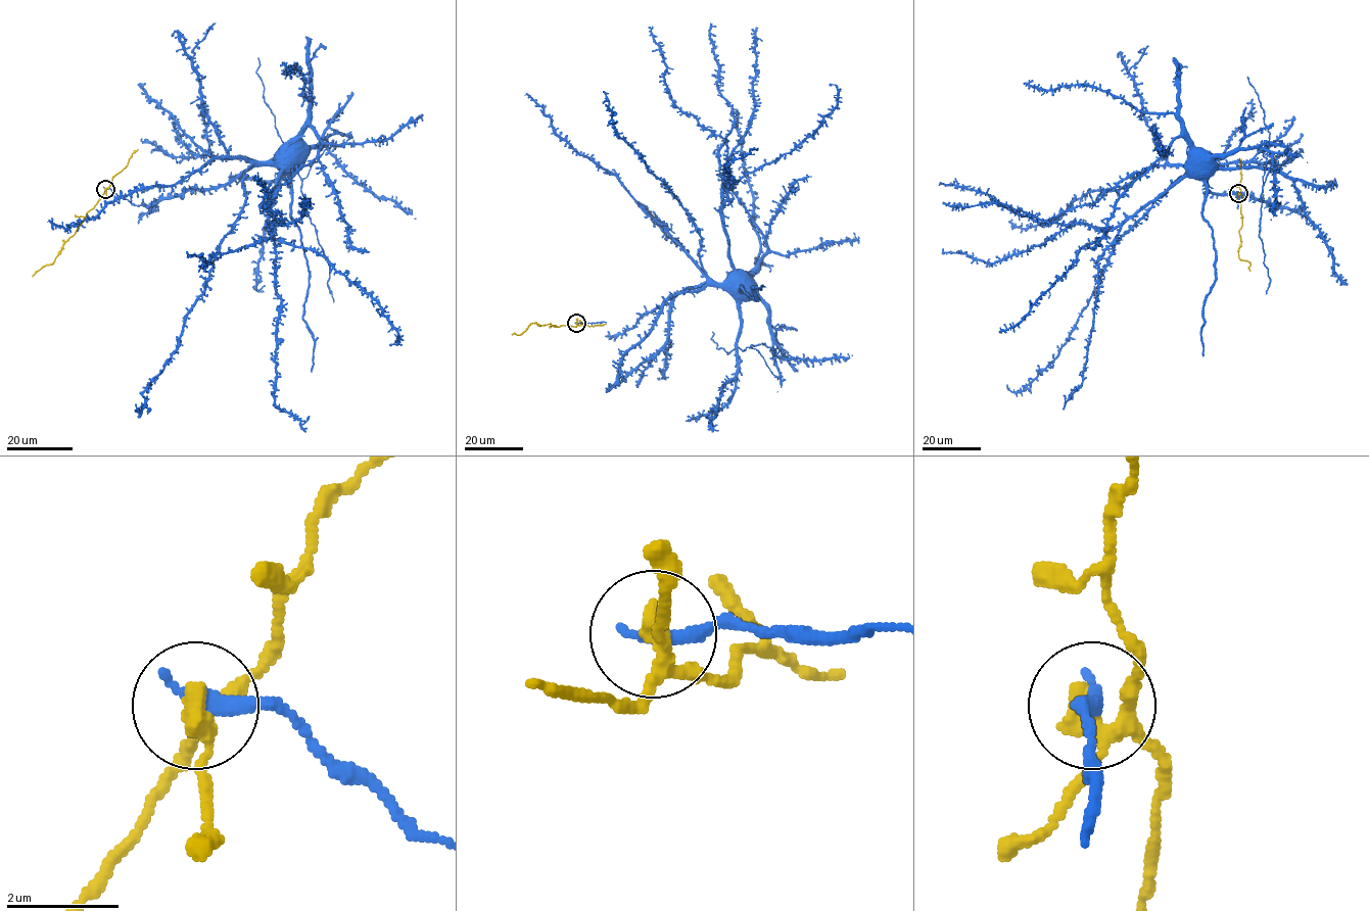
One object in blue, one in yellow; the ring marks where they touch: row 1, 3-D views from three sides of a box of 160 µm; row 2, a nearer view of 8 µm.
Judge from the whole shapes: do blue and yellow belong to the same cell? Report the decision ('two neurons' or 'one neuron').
two neurons

